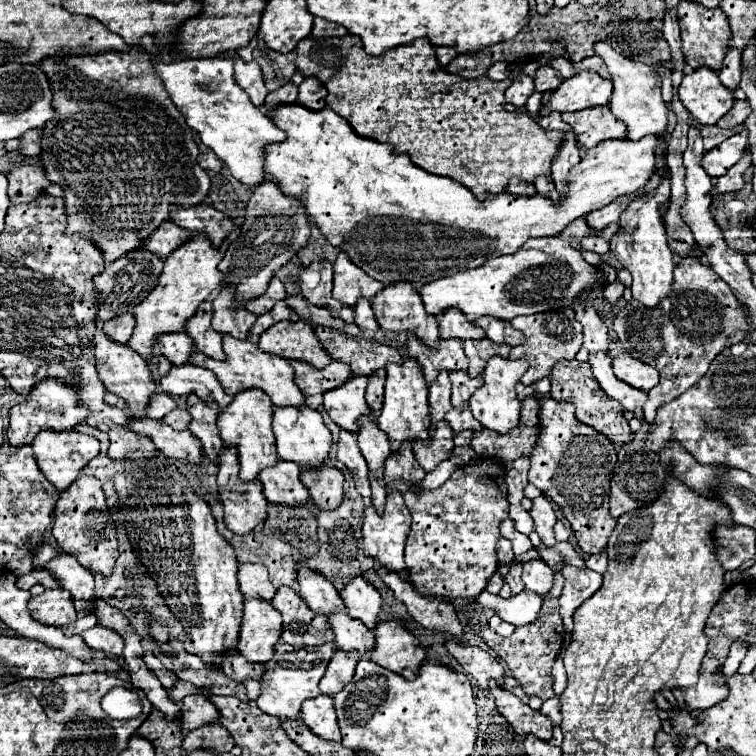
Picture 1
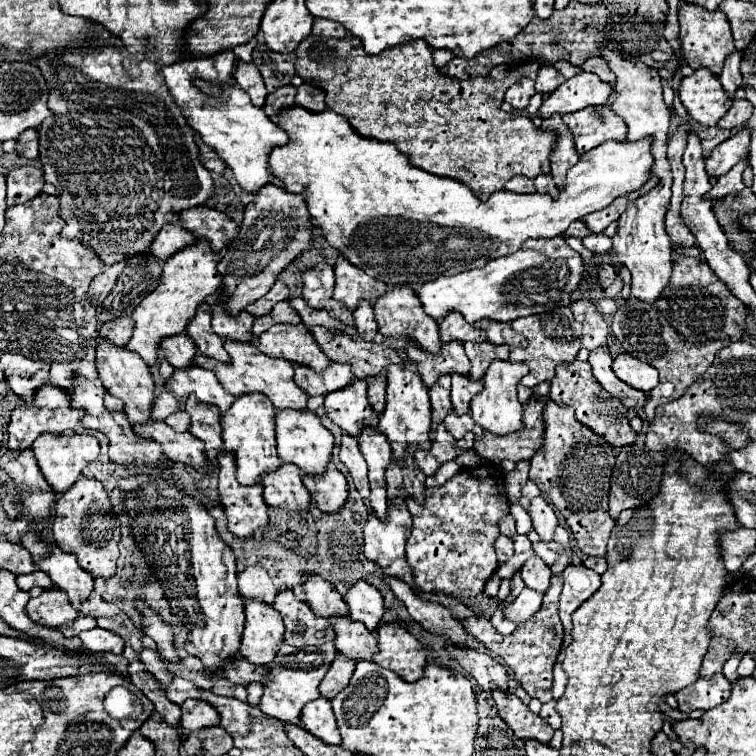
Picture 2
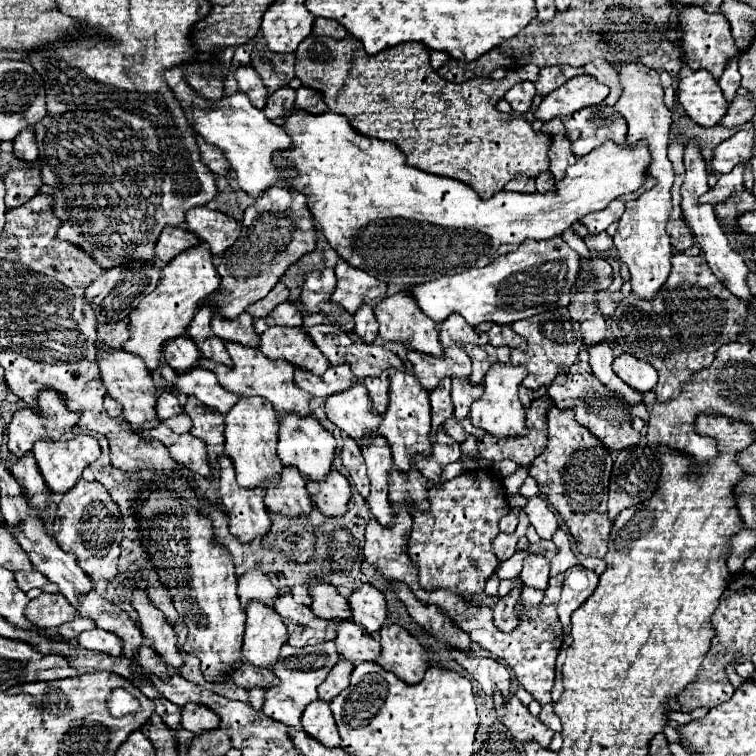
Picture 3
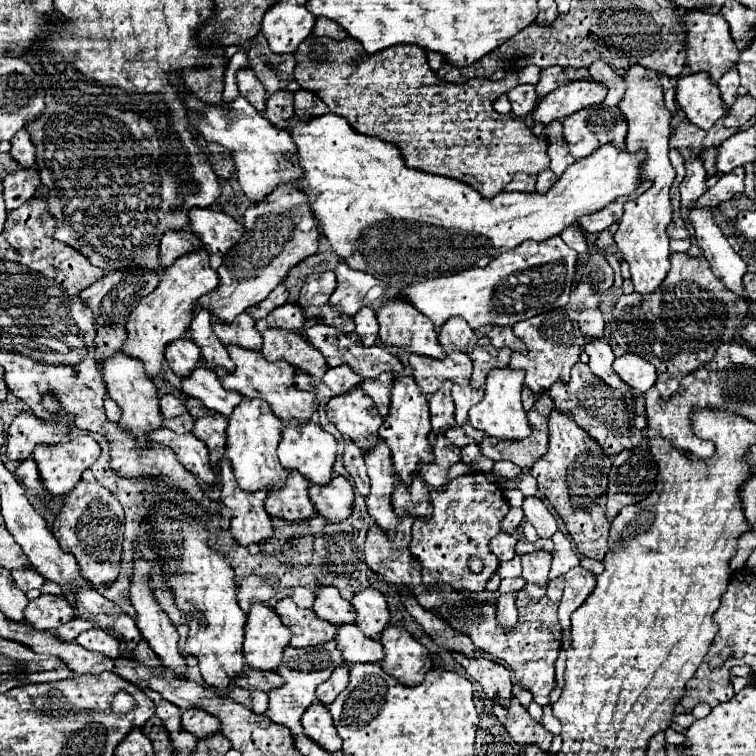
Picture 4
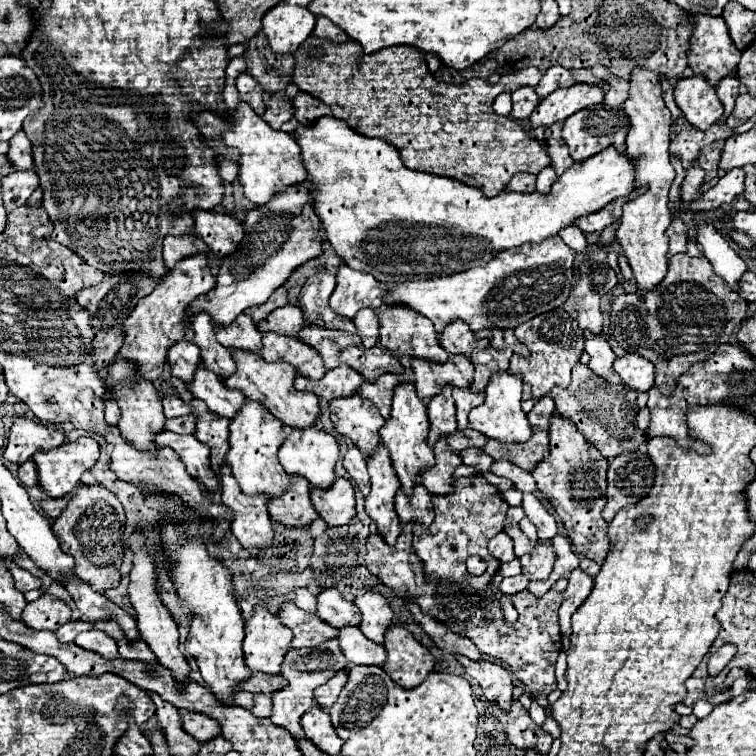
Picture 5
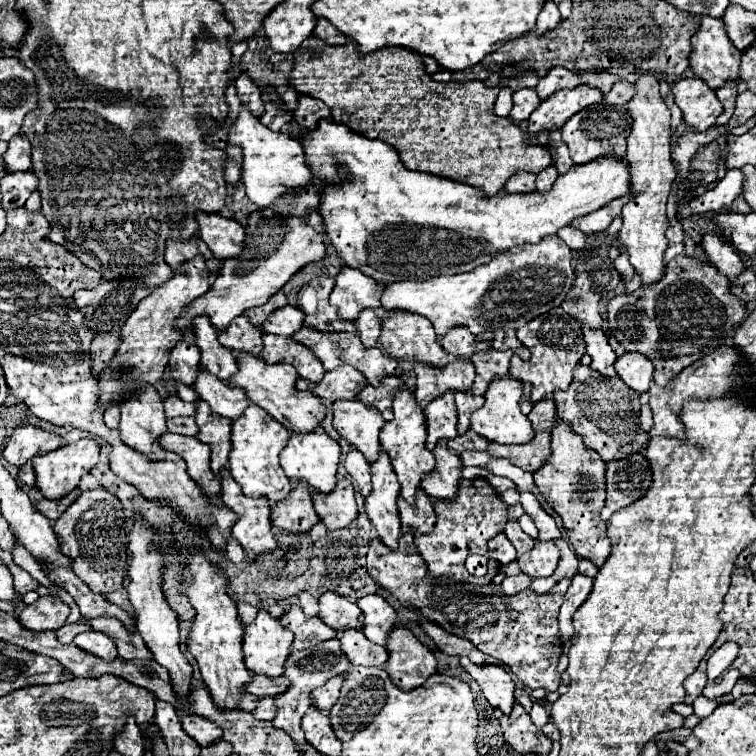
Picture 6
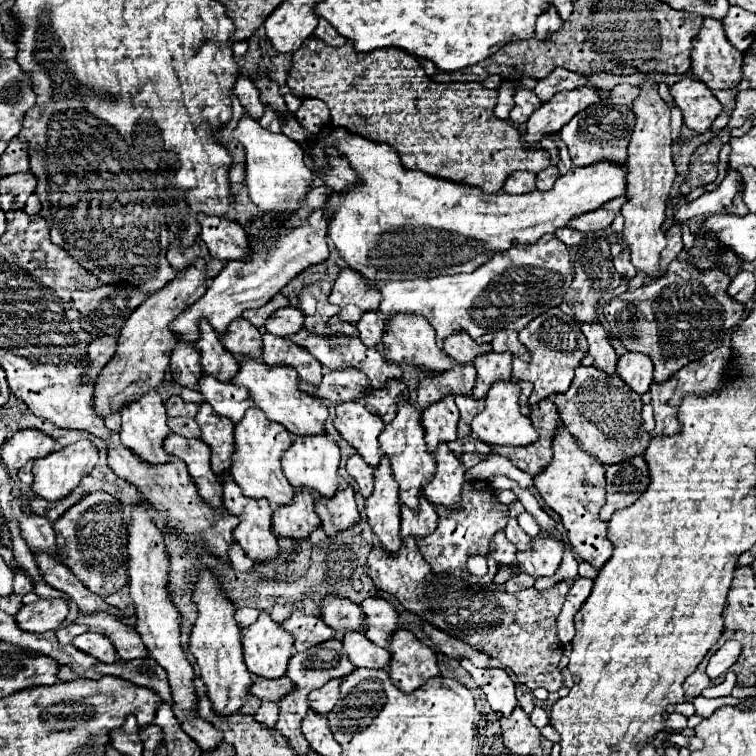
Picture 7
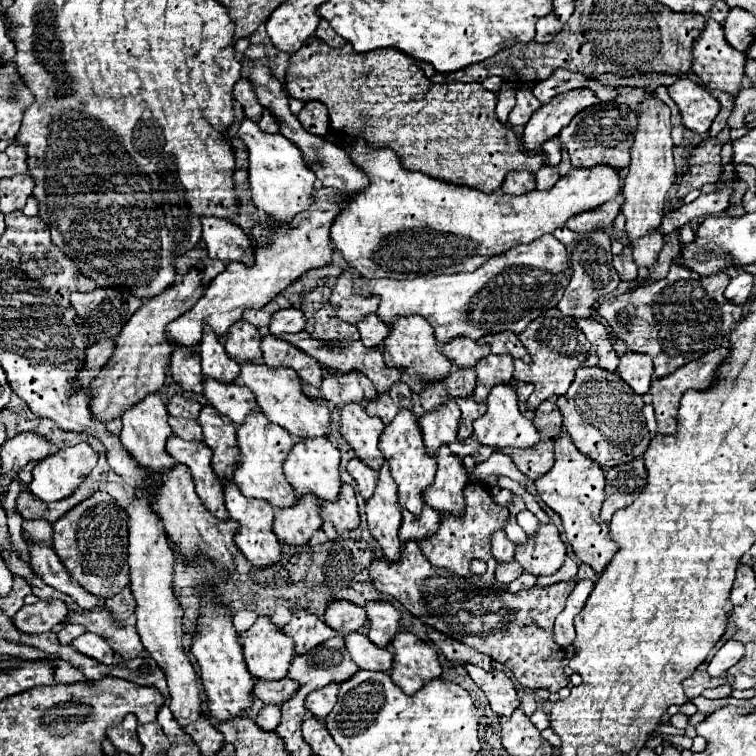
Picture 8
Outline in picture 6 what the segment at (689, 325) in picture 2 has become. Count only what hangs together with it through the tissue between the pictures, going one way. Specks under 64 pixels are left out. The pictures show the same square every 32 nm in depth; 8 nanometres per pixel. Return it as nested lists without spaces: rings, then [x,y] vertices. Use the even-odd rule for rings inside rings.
[[[678,254],[666,266],[664,280],[656,282],[654,286],[638,288],[632,294],[614,296],[608,304],[608,328],[610,334],[622,344],[626,352],[640,352],[654,364],[654,382],[658,386],[668,386],[684,368],[702,360],[710,352],[714,352],[722,344],[734,344],[734,330],[742,324],[746,316],[746,304],[730,292],[728,280],[718,274],[718,270],[698,258],[690,258]]]

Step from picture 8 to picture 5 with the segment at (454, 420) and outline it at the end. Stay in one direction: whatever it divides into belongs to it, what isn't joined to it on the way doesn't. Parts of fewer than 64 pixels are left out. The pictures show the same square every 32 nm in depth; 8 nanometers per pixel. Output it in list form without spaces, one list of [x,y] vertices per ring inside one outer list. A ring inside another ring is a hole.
[[[444,388],[440,396],[432,396],[428,402],[428,418],[430,418],[430,434],[428,444],[434,446],[434,442],[440,436],[446,436],[456,430],[456,408],[452,400],[452,388]]]

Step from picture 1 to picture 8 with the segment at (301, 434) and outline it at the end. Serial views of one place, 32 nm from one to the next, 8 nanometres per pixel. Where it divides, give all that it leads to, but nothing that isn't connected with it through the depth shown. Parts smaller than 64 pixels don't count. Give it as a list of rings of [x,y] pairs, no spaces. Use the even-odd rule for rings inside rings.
[[[320,436],[316,440],[298,440],[294,444],[292,452],[288,452],[284,460],[284,474],[286,480],[294,486],[298,496],[314,494],[322,500],[336,500],[340,492],[338,466],[340,466],[340,450],[328,438]]]

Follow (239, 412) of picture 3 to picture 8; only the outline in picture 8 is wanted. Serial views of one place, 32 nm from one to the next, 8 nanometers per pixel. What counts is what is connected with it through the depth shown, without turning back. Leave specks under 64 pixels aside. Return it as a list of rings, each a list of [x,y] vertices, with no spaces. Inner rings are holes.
[[[254,410],[246,416],[244,424],[238,426],[236,442],[240,454],[238,454],[232,482],[240,488],[240,492],[248,498],[262,498],[276,508],[292,506],[296,502],[296,492],[292,492],[292,486],[284,478],[282,462],[290,452],[290,448],[296,444],[296,436],[280,428],[278,424],[272,424],[260,410]]]

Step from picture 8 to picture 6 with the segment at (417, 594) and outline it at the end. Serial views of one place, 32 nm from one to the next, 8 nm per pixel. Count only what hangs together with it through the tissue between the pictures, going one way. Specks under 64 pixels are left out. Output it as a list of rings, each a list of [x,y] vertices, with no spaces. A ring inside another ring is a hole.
[[[404,532],[400,536],[398,548],[394,550],[378,538],[370,540],[366,568],[370,576],[382,588],[390,590],[404,606],[418,608],[422,616],[436,622],[444,630],[470,640],[480,652],[506,664],[516,674],[516,678],[530,690],[558,690],[560,676],[556,674],[556,662],[562,654],[562,640],[558,634],[558,610],[562,606],[564,592],[570,586],[568,578],[556,582],[556,586],[542,596],[534,594],[530,588],[514,596],[504,596],[496,586],[478,588],[446,576],[432,578],[428,576],[426,564],[414,548],[410,532]],[[506,604],[518,612],[518,618],[514,622],[506,616]]]

